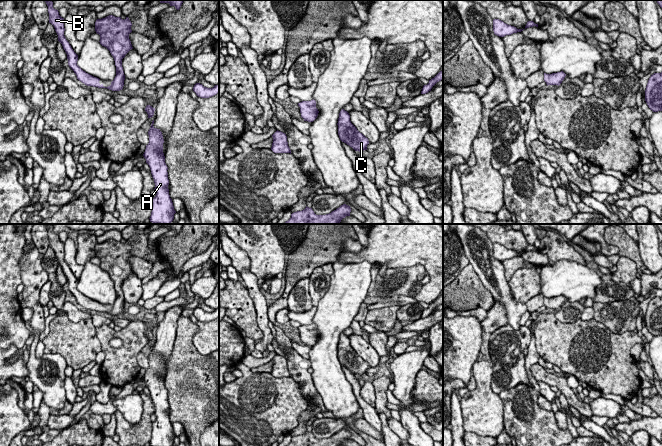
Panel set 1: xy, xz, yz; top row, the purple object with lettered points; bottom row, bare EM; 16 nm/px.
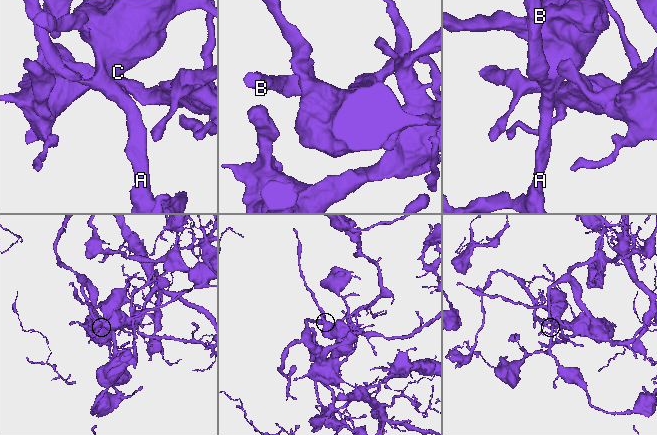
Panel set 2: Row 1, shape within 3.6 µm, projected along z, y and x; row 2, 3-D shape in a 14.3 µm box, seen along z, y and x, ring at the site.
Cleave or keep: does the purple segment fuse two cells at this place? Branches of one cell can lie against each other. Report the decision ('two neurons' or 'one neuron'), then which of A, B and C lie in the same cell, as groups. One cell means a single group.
one neuron | A B C

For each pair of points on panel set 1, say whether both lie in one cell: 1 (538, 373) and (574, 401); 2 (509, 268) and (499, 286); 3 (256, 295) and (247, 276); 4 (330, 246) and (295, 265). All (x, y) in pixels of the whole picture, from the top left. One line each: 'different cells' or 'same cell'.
1: same cell
2: different cells
3: same cell
4: same cell

